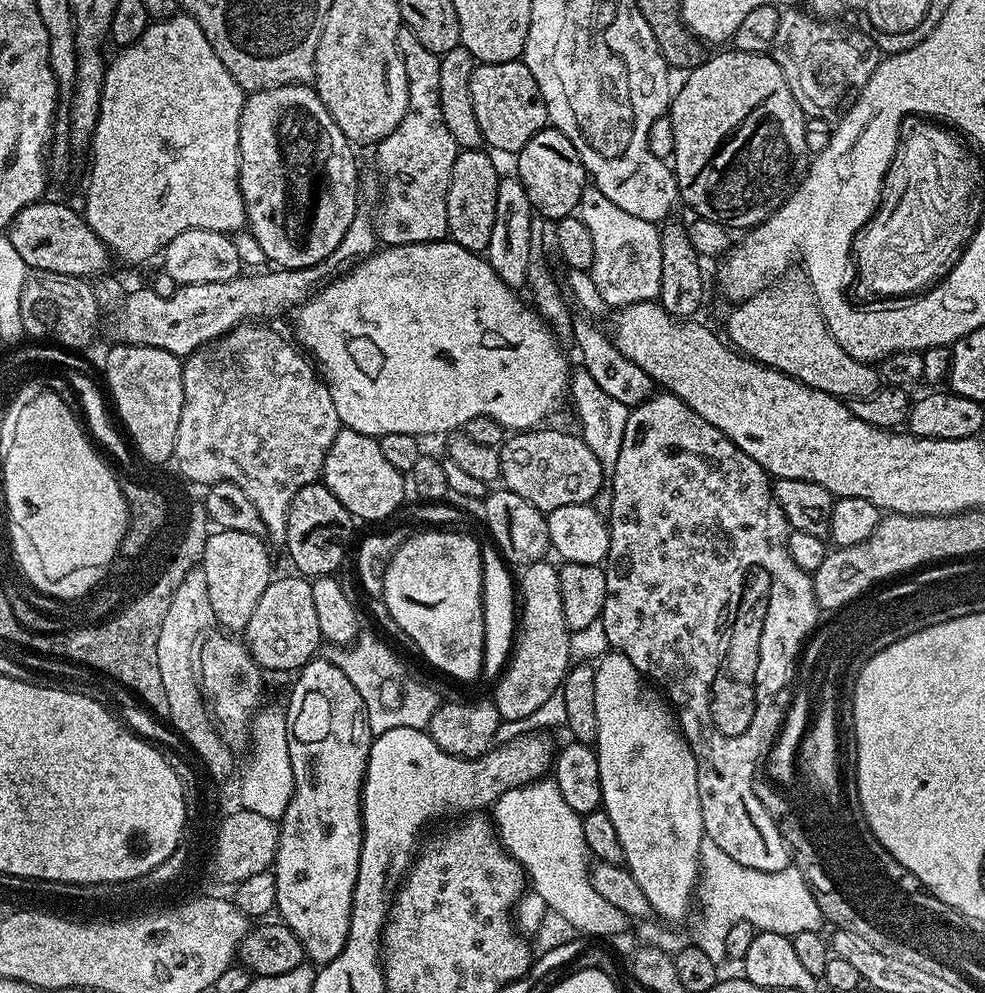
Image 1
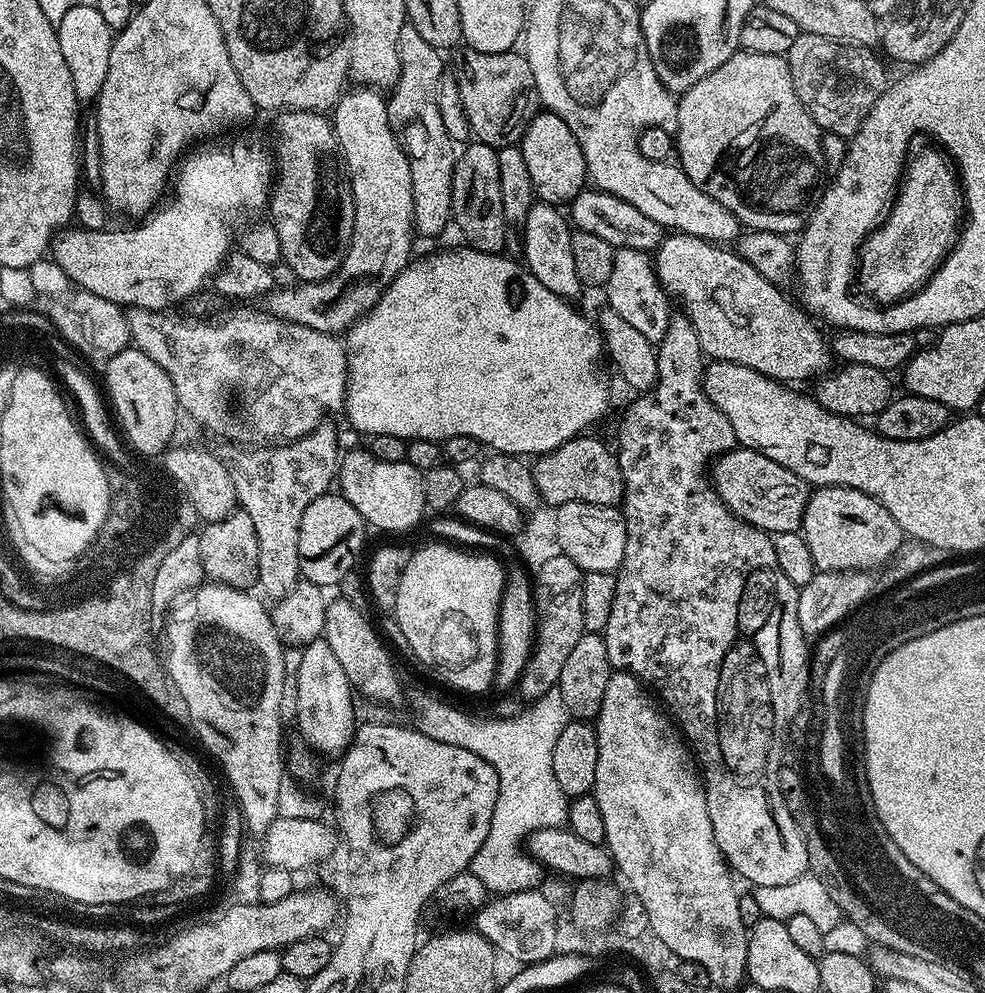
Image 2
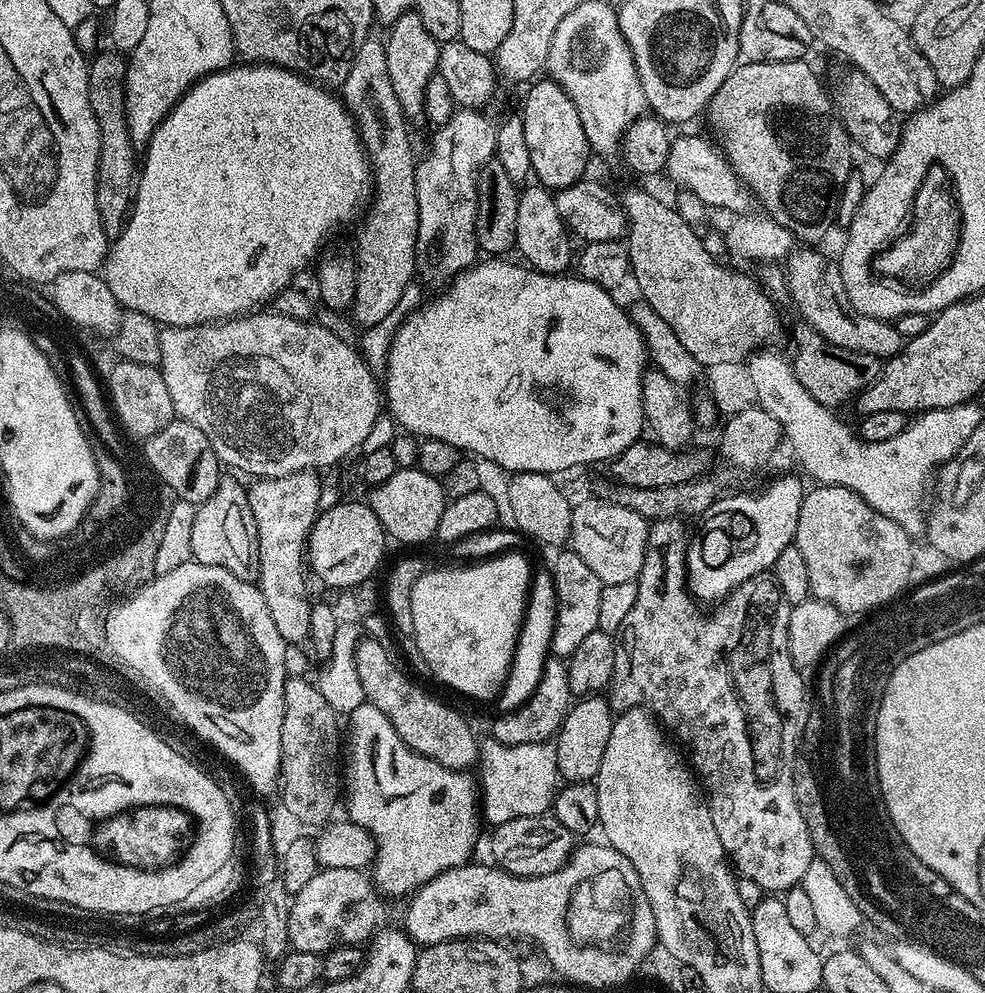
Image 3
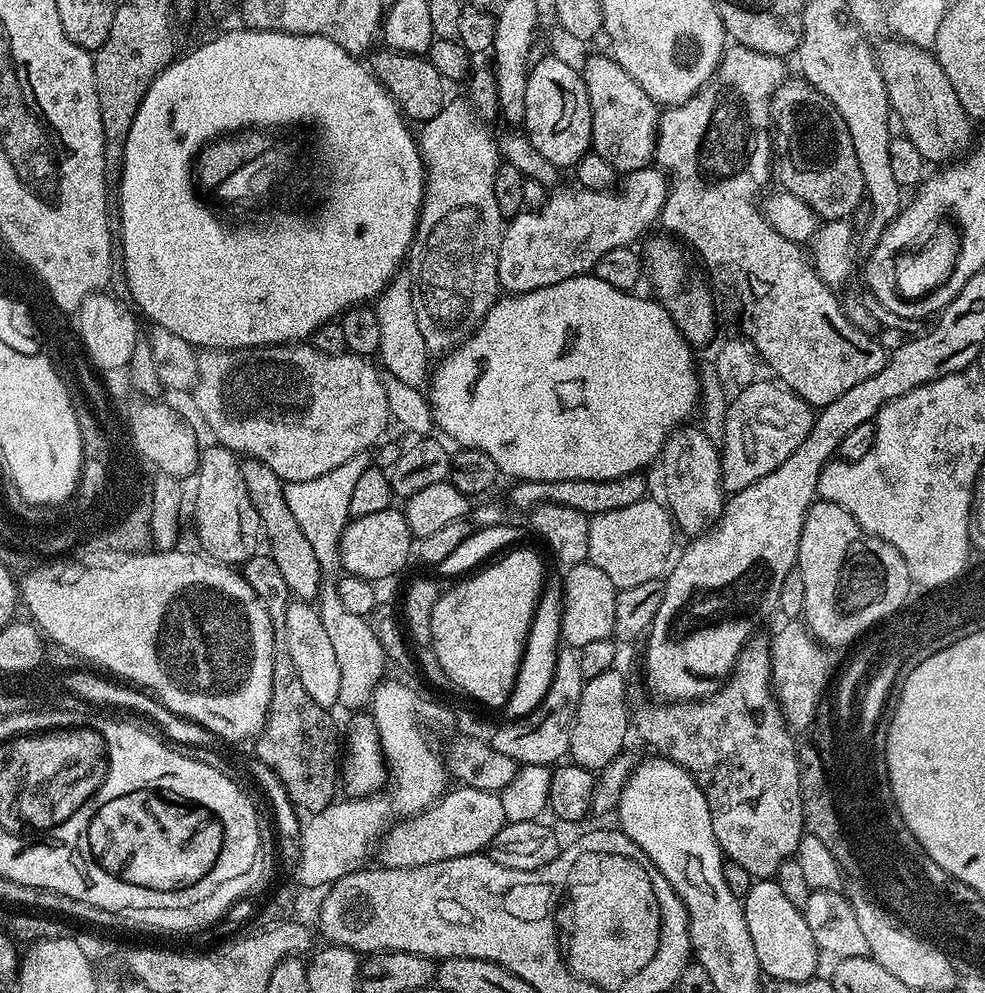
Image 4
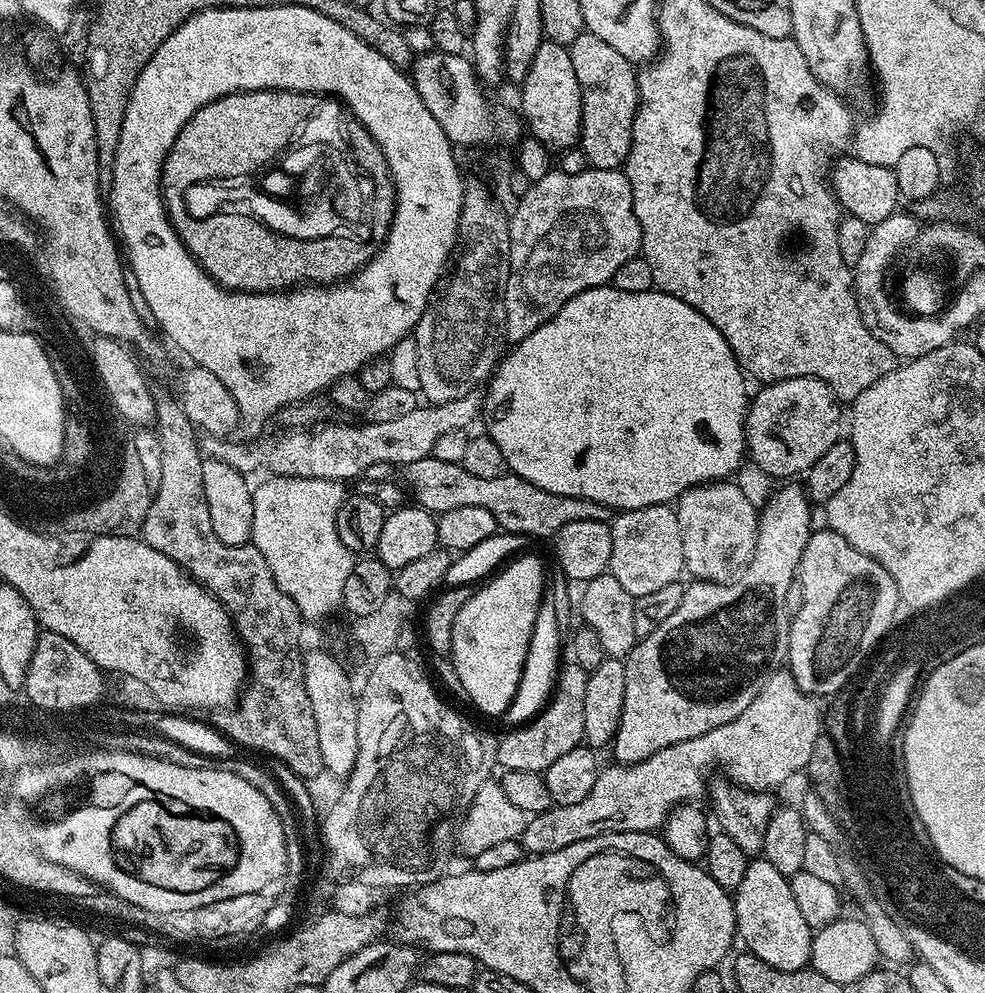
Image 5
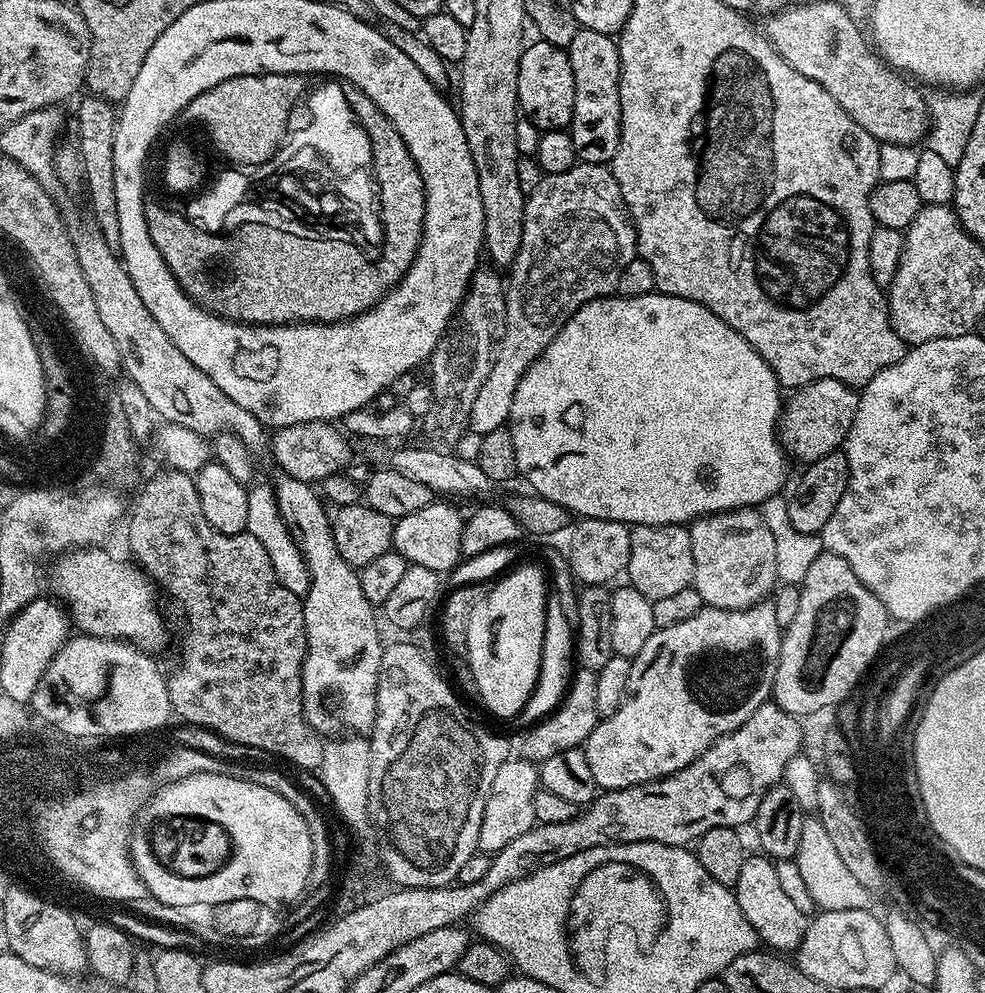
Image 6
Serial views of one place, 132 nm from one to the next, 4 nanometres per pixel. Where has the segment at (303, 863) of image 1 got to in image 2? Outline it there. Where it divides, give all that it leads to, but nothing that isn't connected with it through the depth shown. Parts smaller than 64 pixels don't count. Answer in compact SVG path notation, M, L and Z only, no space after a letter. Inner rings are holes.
M323 638L310 641L300 648L302 666L296 675L296 718L295 727L300 727L299 739L313 752L324 756L343 757L352 742L358 727L356 704L352 701L354 689L346 678L330 642Z

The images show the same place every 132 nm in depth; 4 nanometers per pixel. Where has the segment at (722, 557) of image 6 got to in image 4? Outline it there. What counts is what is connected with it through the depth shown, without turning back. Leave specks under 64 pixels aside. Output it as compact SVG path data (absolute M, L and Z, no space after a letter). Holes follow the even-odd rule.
M686 426L669 436L658 458L665 505L672 513L675 525L697 536L713 527L720 519L726 503L723 489L723 461L719 447L706 438L703 429Z

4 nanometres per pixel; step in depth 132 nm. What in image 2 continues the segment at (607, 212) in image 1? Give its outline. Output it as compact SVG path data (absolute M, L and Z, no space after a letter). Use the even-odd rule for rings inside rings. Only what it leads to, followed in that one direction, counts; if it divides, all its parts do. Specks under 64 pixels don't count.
M616 249L614 270L610 270L610 278L606 285L607 292L607 307L617 311L619 317L626 318L646 339L653 342L663 339L666 326L671 322L674 312L673 309L668 309L670 296L661 287L653 257L649 253L642 249Z

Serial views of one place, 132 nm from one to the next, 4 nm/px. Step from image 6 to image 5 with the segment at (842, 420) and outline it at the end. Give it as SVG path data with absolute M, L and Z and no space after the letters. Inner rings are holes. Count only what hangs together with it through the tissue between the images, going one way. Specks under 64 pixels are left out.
M809 376L790 378L777 384L765 384L759 390L761 392L757 396L755 393L751 397L748 413L744 415L744 442L751 463L758 465L768 478L796 478L796 475L799 477L807 473L808 468L814 466L814 462L818 462L818 458L822 458L822 454L826 454L826 450L830 450L836 440L841 439L841 405L835 394L830 386L826 386L826 382Z

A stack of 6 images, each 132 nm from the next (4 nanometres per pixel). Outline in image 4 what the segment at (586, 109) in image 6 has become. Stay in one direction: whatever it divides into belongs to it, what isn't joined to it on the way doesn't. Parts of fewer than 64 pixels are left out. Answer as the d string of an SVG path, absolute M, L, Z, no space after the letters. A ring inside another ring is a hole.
M611 55L590 57L582 64L582 75L589 82L600 80L588 90L592 111L591 151L601 155L617 174L649 167L656 154L656 131L660 125L661 109Z

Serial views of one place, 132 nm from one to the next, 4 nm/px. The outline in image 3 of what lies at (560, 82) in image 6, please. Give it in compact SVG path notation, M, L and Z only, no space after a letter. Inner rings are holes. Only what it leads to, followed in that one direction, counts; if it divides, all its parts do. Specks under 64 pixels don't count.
M540 78L532 86L524 96L522 109L526 147L530 149L531 175L537 185L544 185L549 190L570 187L572 183L585 179L587 172L584 171L588 168L590 157L586 130L582 130L582 118L578 118L578 110L574 102L570 102L570 94L566 94L566 90L562 90L555 80Z

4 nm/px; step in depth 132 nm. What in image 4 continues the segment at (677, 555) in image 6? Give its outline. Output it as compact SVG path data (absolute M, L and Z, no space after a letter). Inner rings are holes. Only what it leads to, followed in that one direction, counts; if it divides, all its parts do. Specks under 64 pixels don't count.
M645 498L634 502L634 506L622 506L622 510L610 510L606 514L598 514L588 521L590 530L588 560L610 577L610 582L614 582L617 590L639 586L642 582L659 580L669 571L670 561L674 556L674 551L672 552L674 521L668 508L659 499L658 501L652 499Z

